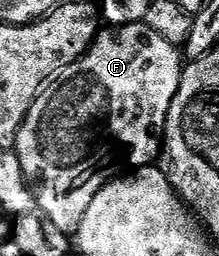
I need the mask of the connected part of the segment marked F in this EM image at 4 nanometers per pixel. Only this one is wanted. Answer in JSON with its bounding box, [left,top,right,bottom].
[16,23,182,235]

